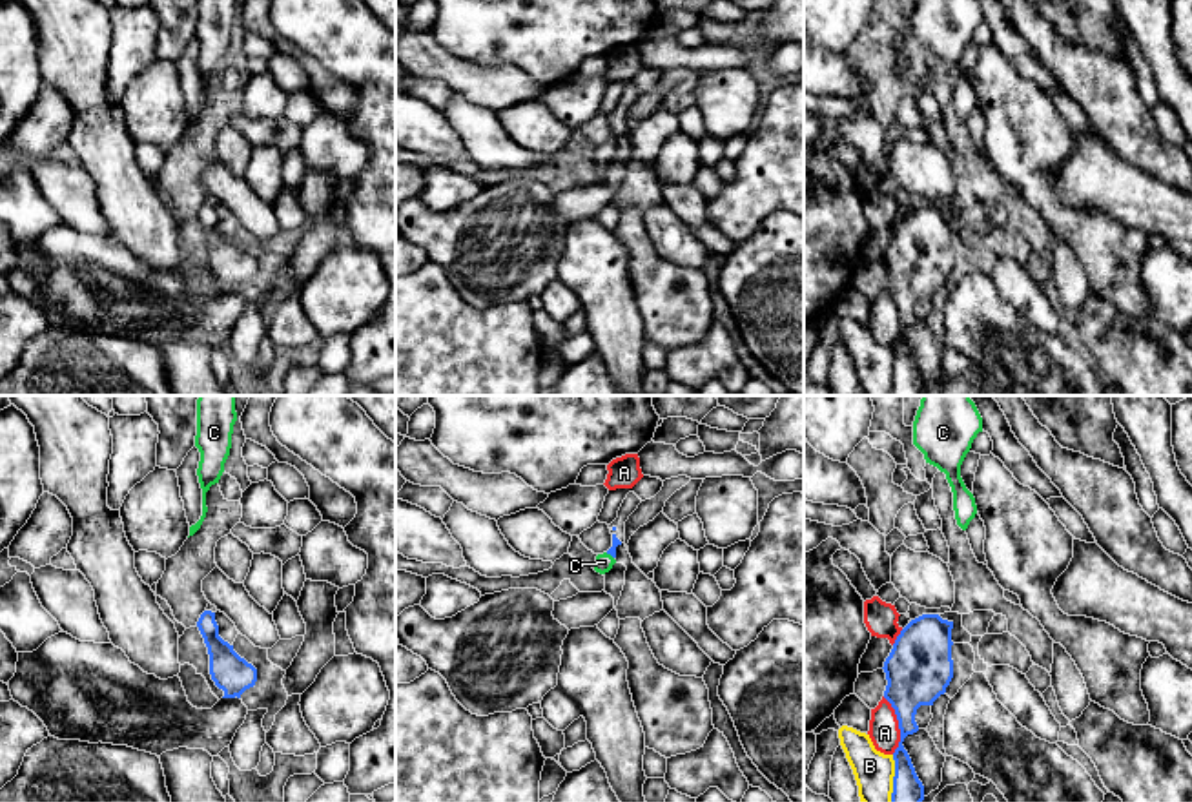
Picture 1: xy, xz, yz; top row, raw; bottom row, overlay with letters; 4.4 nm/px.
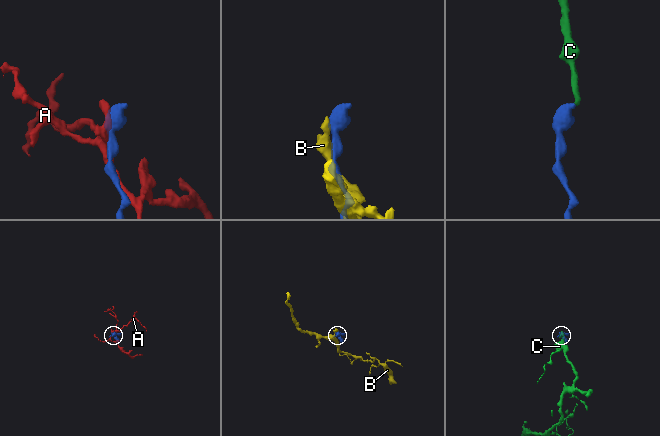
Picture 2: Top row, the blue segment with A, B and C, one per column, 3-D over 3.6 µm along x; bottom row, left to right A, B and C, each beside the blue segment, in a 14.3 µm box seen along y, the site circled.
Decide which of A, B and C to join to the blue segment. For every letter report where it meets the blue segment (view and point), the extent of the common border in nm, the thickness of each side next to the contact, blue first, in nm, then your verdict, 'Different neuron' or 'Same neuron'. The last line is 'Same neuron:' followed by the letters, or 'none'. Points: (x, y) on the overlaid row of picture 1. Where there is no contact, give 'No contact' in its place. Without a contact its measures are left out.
A: Touches blue at yz (899, 726). Shared border 260 nm. Thickness 280 nm (blue) against 140 nm. Different neuron
B: Touches blue at yz (894, 779). Shared border 200 nm. Thickness 130 nm (blue) against 180 nm. Different neuron
C: Touches blue at xz (609, 553). Shared border 50 nm. Thickness 40 nm (blue) against 80 nm. Same neuron
Same neuron: C

